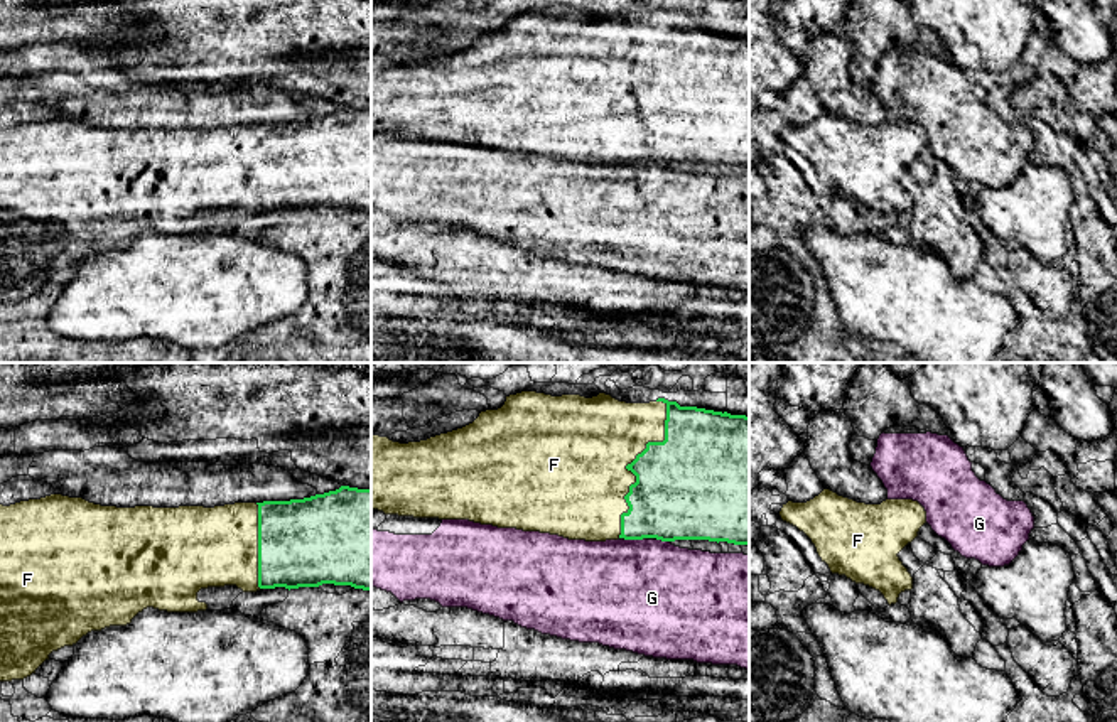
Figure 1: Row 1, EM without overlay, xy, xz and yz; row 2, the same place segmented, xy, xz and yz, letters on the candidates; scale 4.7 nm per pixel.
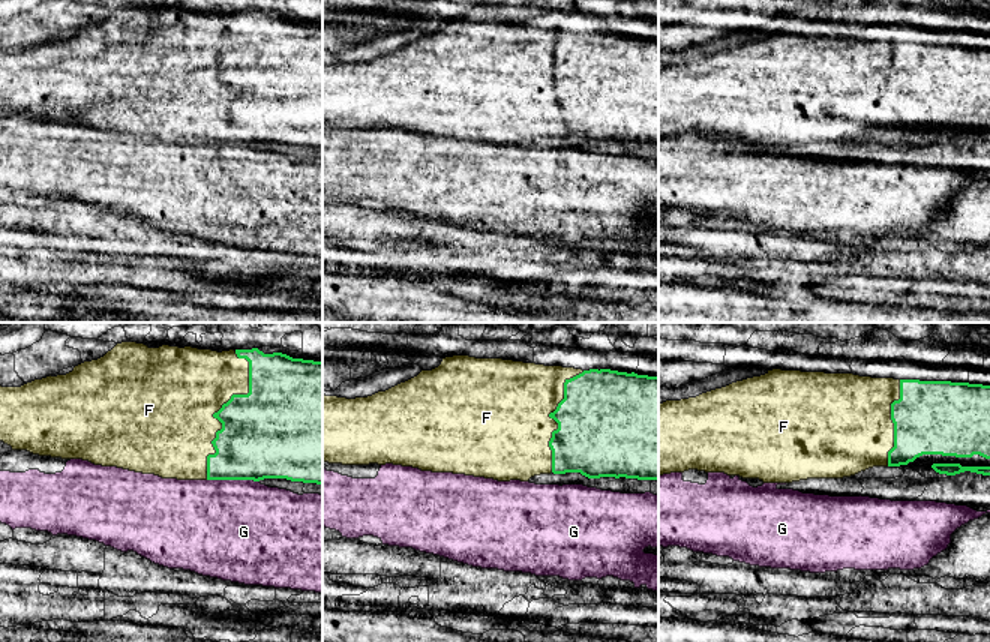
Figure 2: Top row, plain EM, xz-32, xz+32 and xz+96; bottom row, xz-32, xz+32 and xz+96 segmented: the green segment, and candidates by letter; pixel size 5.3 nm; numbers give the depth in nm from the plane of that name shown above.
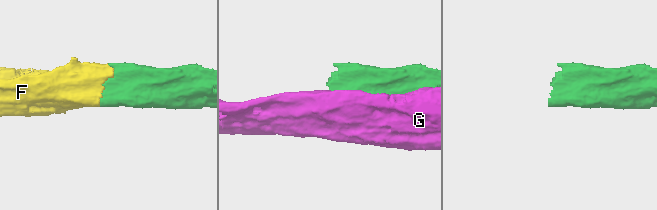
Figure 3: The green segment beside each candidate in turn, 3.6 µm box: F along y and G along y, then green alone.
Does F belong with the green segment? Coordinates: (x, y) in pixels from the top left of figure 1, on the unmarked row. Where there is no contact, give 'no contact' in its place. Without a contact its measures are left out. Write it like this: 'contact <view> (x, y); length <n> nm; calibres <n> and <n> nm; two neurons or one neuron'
contact xz (631, 85); length 700 nm; calibres 420 and 460 nm; one neuron

